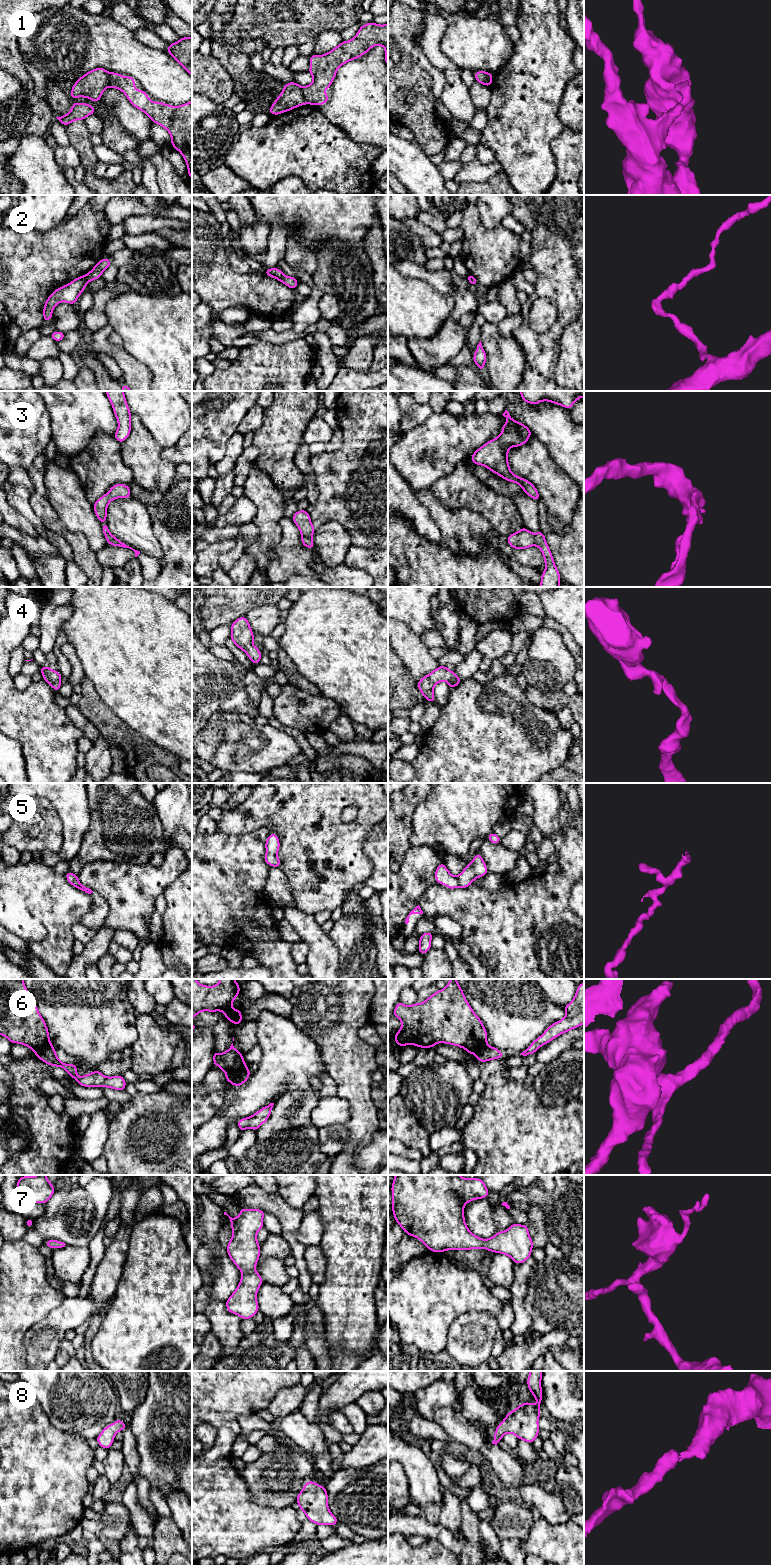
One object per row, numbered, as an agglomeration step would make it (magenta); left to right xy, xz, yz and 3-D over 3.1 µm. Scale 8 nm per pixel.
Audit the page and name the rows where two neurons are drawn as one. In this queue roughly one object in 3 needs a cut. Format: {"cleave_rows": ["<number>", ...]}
{"cleave_rows": ["1", "2", "3", "5", "6"]}

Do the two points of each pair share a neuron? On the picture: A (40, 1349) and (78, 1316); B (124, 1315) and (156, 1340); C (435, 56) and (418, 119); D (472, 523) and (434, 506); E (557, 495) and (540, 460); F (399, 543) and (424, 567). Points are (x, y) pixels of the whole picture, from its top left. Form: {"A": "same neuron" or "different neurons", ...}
{"A": "same neuron", "B": "same neuron", "C": "different neurons", "D": "same neuron", "E": "same neuron", "F": "same neuron"}

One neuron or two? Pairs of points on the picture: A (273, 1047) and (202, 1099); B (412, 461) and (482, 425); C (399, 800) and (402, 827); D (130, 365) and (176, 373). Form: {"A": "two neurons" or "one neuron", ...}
{"A": "two neurons", "B": "one neuron", "C": "one neuron", "D": "two neurons"}

